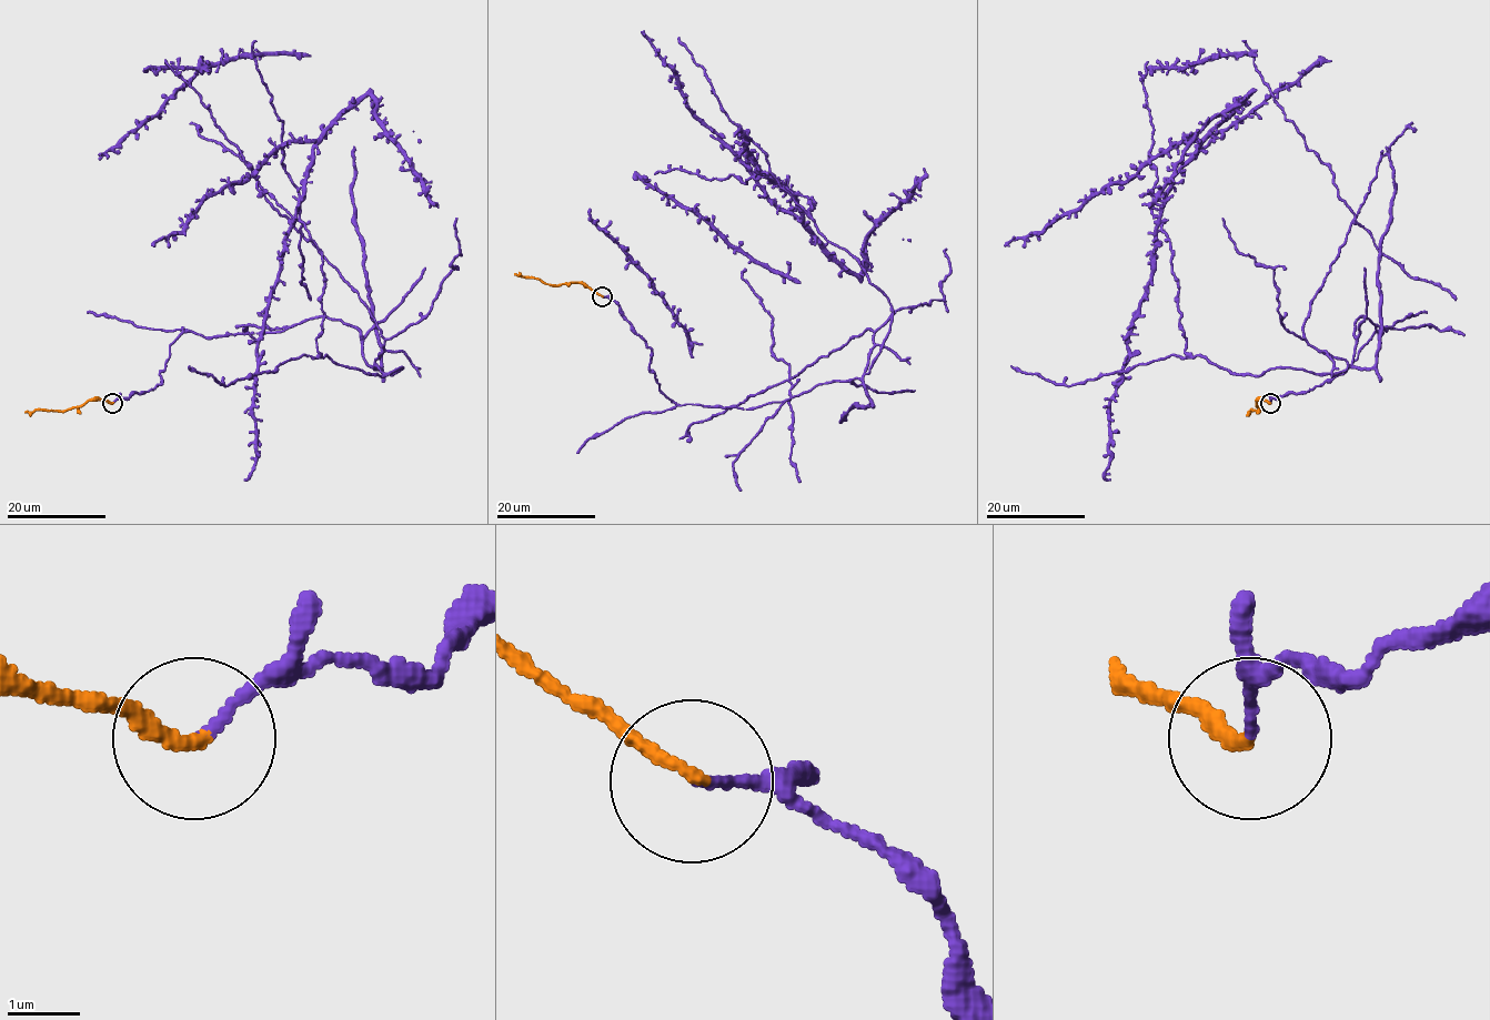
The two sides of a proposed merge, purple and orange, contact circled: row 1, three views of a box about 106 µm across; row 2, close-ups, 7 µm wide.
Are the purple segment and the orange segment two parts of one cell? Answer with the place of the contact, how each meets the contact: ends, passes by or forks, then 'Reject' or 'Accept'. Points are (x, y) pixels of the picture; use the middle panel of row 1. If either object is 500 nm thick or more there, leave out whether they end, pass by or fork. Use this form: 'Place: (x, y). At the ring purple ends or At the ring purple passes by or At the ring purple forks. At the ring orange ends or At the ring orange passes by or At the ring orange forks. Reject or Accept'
Place: (602, 296). At the ring purple ends. At the ring orange ends. Accept

